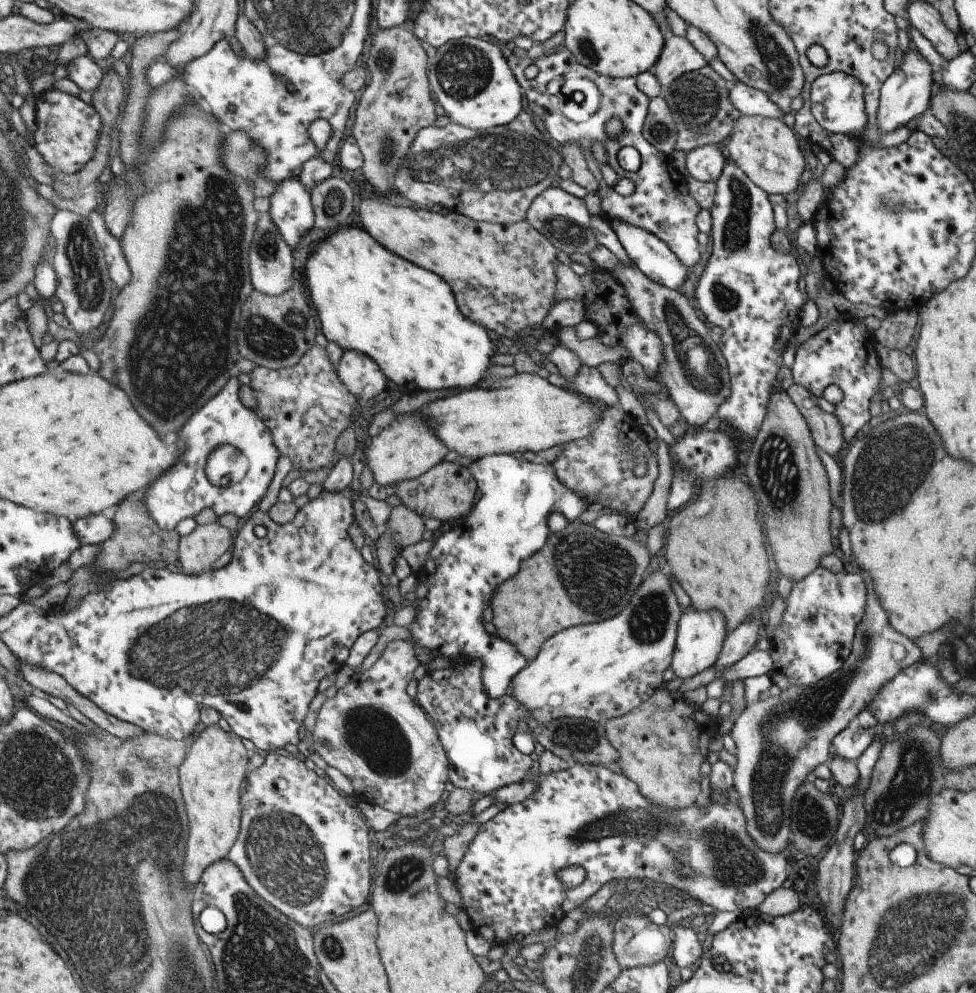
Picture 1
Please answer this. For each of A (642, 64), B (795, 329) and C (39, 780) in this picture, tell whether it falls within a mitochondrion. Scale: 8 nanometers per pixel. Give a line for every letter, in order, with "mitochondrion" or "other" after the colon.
A: other
B: other
C: mitochondrion

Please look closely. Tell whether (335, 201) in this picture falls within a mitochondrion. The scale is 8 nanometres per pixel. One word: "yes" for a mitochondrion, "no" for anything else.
yes

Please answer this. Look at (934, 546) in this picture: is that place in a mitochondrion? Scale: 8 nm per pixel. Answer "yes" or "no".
no

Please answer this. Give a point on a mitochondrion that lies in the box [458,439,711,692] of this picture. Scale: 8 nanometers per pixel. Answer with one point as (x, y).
(596, 561)

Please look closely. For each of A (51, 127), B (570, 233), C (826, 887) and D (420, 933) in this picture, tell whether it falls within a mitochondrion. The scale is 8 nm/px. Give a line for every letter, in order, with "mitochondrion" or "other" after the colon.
A: other
B: mitochondrion
C: other
D: other

